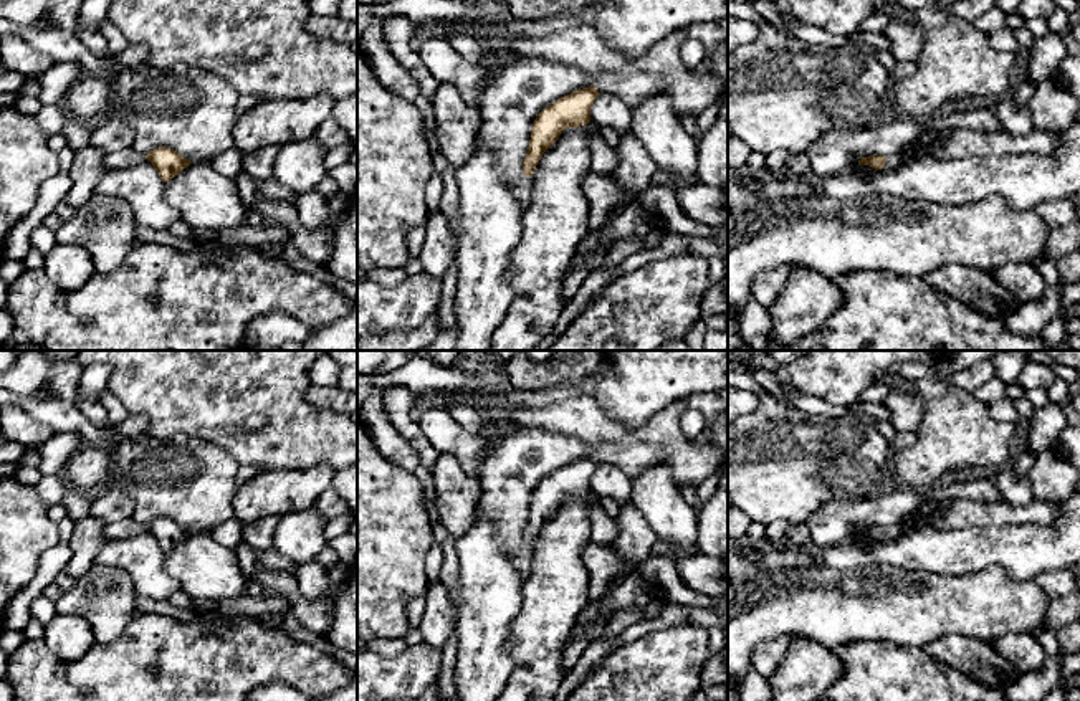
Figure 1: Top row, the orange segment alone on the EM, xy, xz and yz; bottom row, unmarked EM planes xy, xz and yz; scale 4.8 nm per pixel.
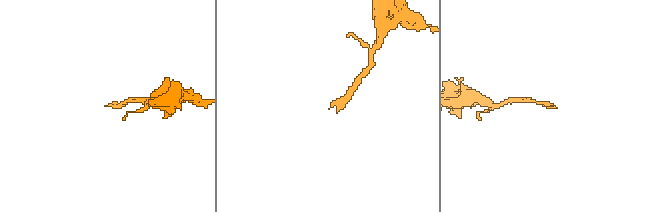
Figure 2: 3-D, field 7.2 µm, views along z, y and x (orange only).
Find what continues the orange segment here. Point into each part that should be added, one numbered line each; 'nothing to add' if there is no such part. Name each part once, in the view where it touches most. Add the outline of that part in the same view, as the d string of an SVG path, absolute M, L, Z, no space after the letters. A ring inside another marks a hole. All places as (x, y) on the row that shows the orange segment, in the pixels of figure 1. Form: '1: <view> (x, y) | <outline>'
1: yz (897, 159) | M895 152L891 155L885 157L885 167L883 170L896 169L906 164L911 164L915 159L911 159L906 152Z

